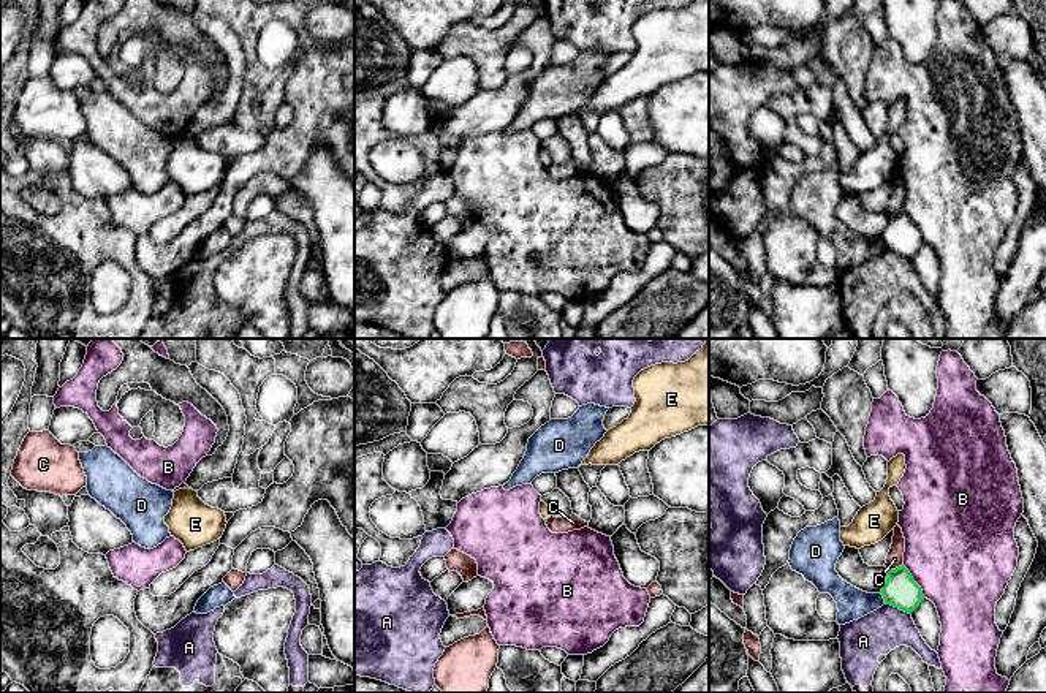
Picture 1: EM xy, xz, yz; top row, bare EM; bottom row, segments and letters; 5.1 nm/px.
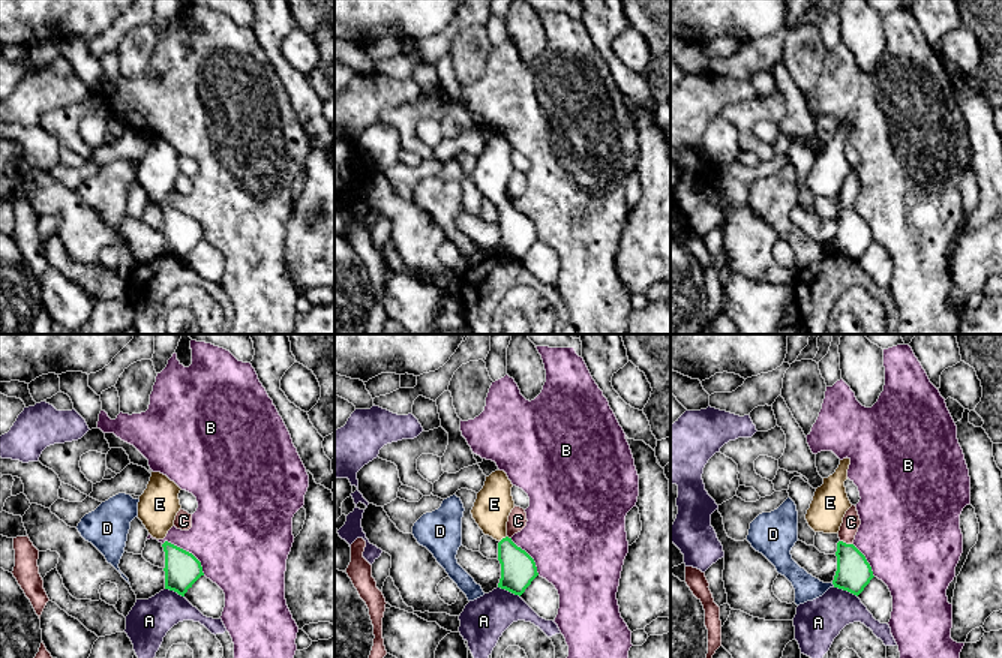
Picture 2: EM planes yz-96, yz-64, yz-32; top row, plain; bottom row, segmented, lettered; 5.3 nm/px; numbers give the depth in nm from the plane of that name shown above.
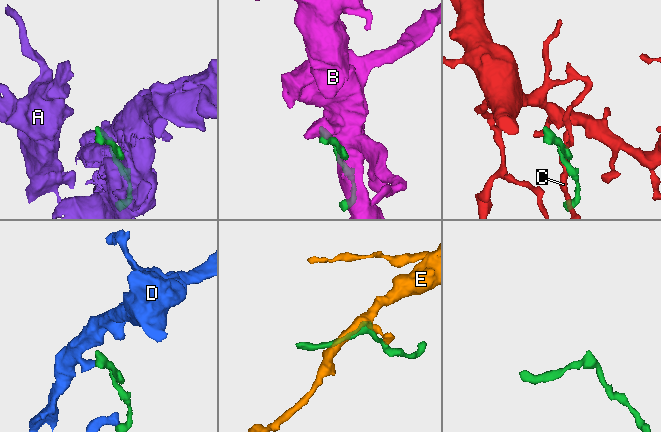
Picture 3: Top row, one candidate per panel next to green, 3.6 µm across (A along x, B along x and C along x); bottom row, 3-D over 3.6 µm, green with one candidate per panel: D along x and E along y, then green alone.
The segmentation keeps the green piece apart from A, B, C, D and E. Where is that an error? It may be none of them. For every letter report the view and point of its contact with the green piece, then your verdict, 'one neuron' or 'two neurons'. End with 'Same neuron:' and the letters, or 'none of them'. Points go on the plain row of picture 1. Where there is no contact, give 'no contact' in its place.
A: contact yz (899, 253); two neurons
B: contact yz (913, 227); two neurons
C: contact yz (896, 214); two neurons
D: contact yz (883, 242); two neurons
E: contact xz (548, 163); one neuron
Same neuron: E

